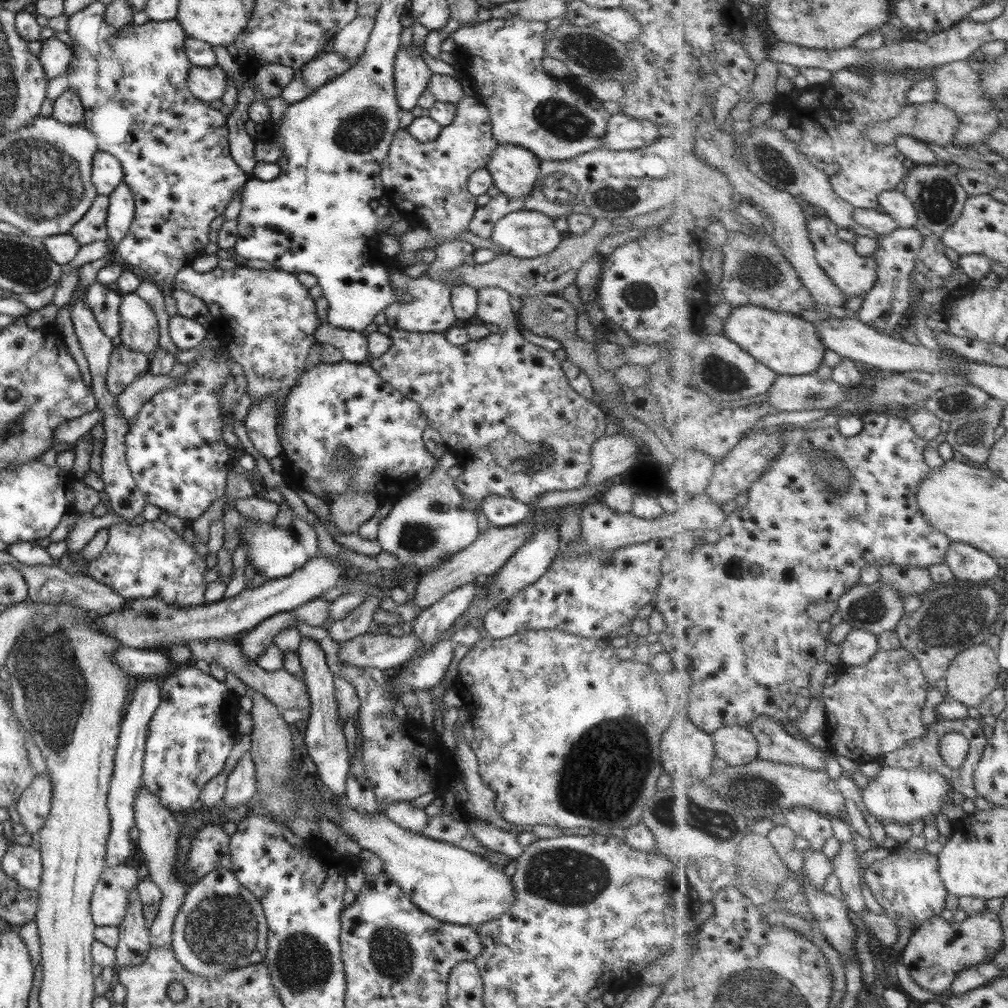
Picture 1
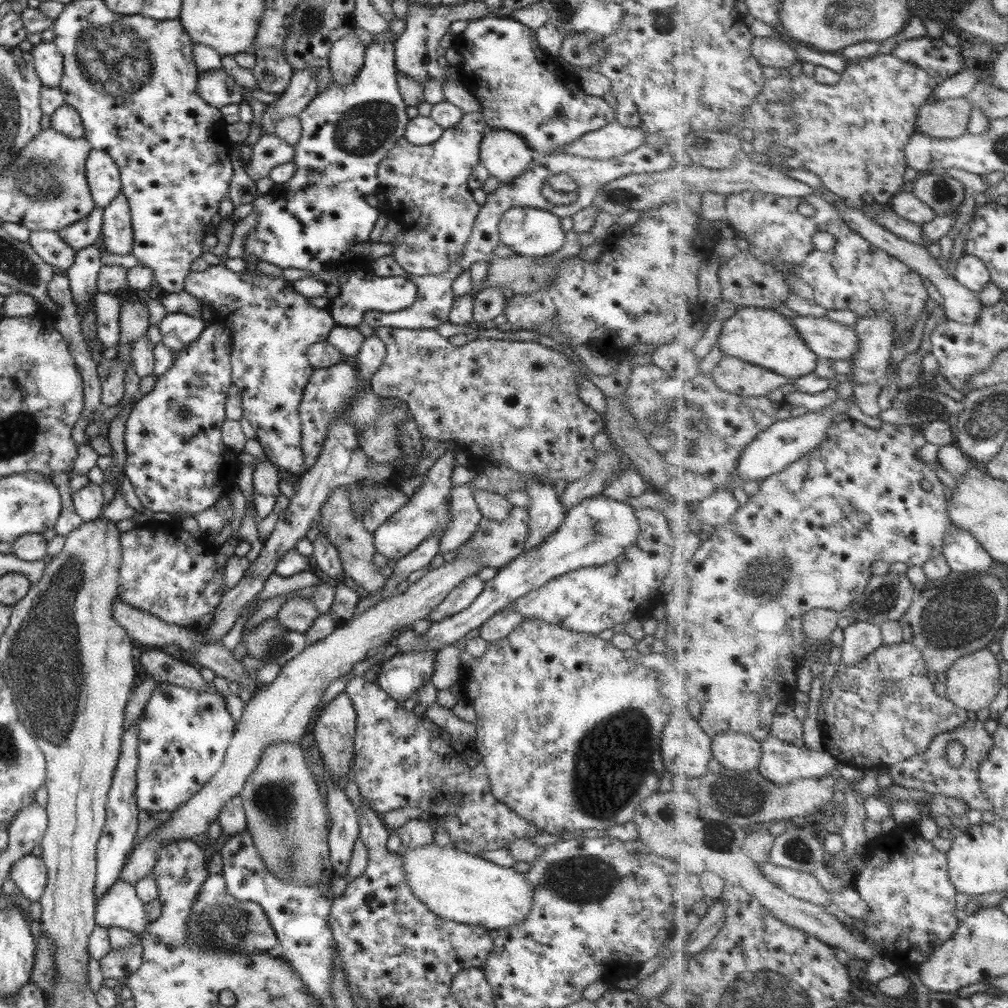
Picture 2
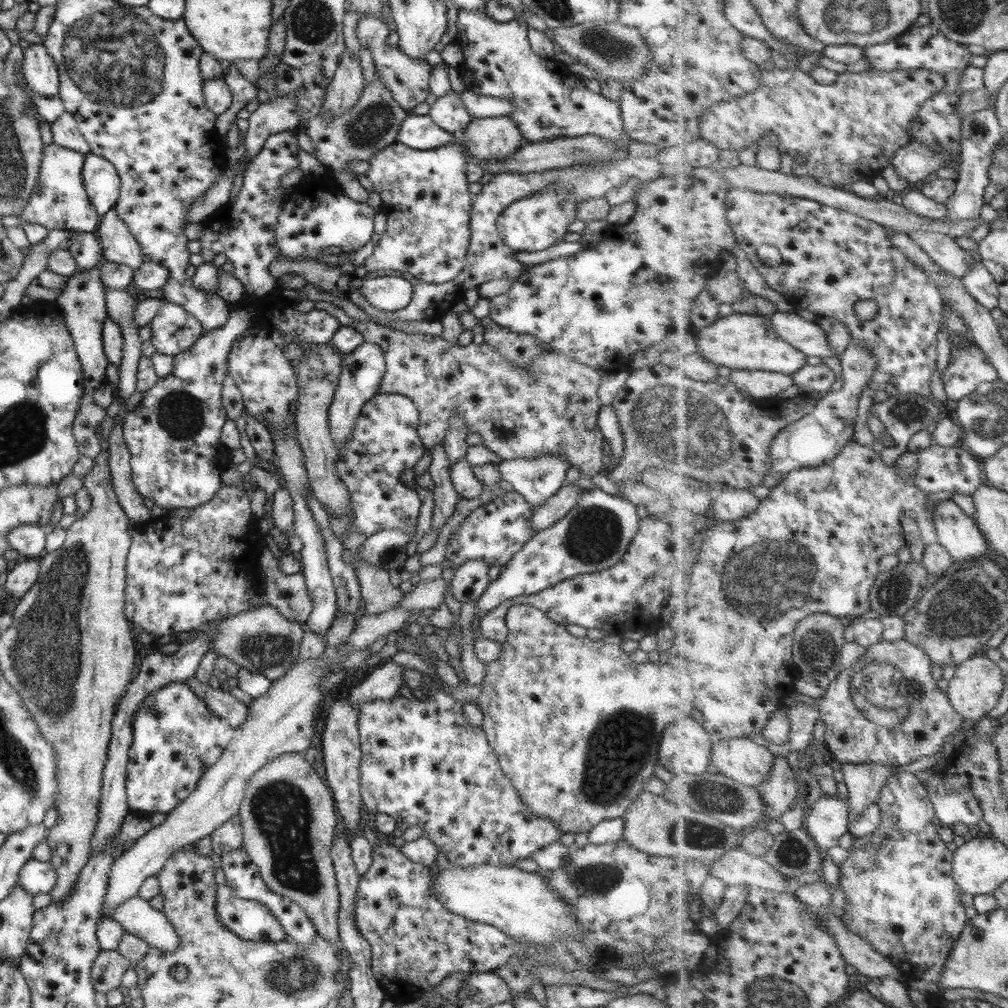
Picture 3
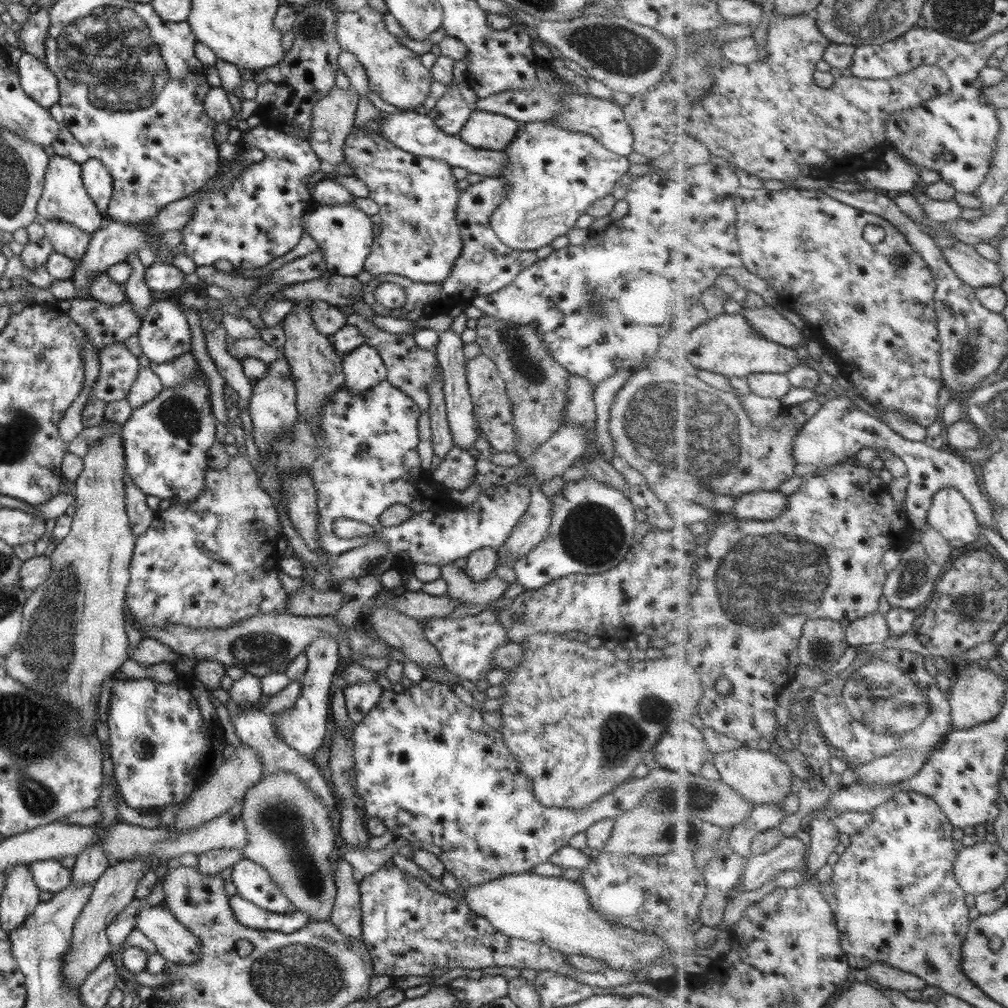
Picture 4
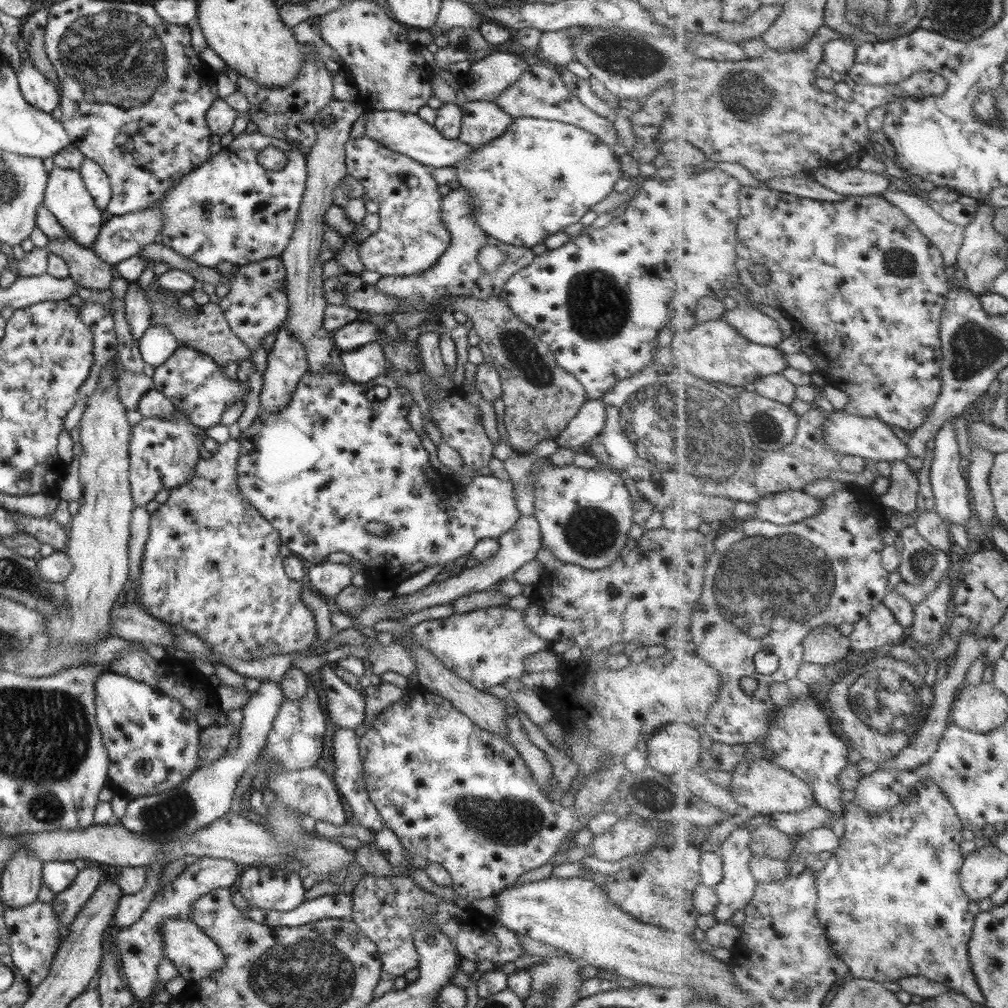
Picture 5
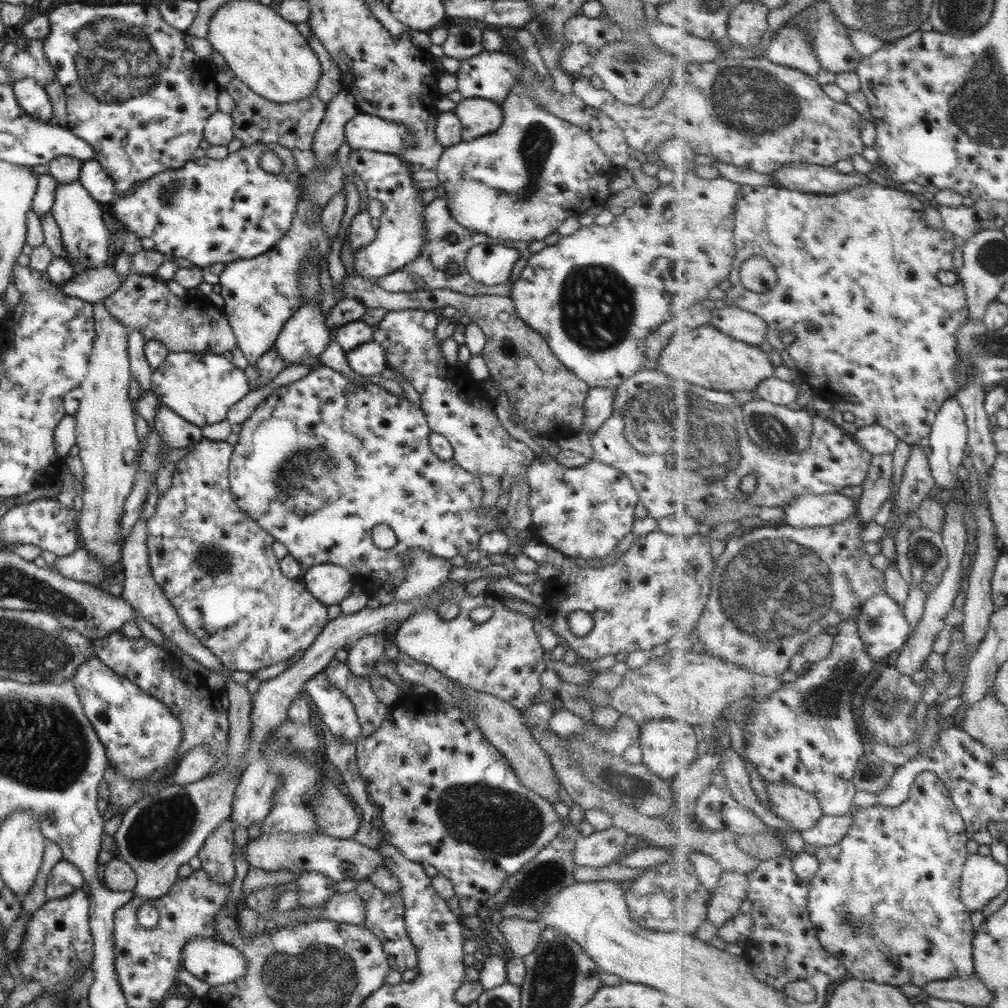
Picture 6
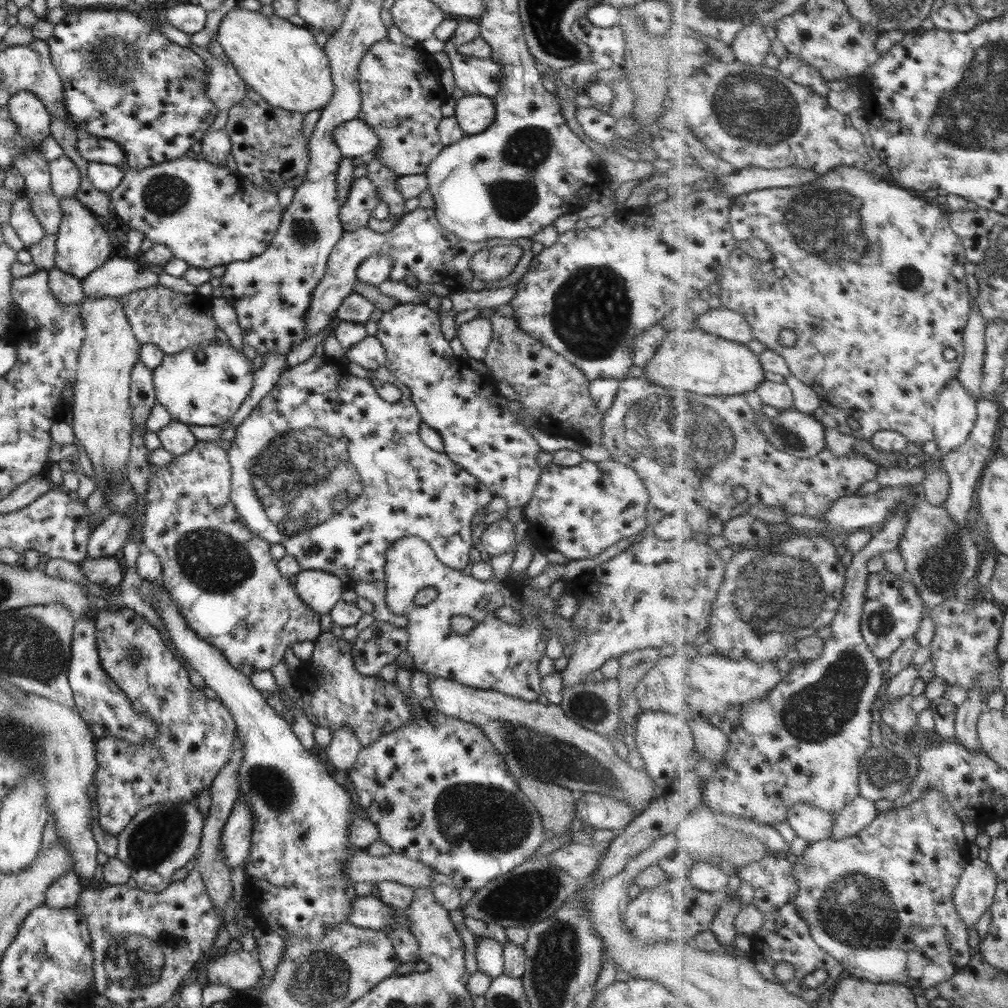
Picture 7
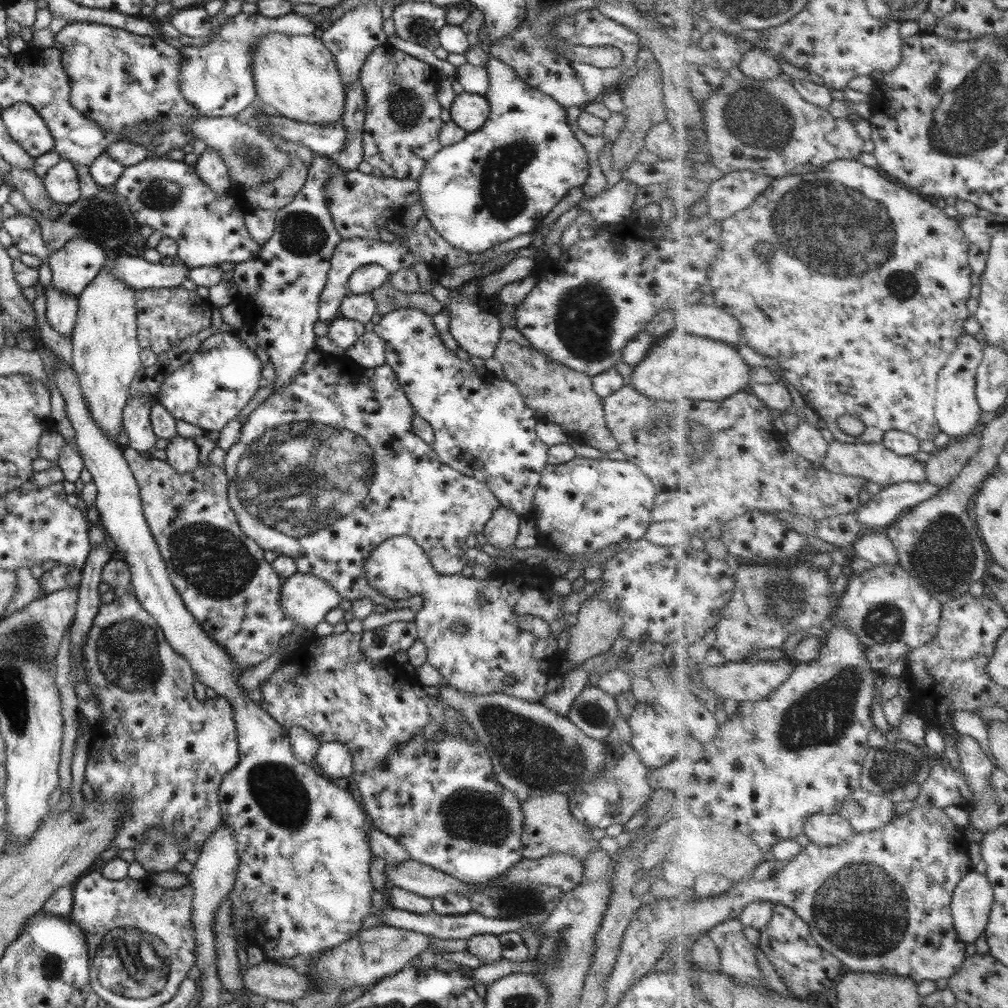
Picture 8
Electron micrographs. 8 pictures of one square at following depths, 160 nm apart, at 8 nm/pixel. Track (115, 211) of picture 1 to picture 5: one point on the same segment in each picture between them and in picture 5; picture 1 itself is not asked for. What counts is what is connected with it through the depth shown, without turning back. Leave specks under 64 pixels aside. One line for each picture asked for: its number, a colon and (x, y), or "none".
2: (116, 231)
3: (117, 244)
4: (137, 295)
5: (137, 312)

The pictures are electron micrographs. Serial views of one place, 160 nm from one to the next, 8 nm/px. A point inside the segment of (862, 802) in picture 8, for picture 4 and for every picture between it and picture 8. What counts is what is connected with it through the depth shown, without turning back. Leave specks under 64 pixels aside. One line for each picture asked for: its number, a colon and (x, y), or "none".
4: (790, 855)
5: (824, 839)
6: (830, 830)
7: (857, 816)

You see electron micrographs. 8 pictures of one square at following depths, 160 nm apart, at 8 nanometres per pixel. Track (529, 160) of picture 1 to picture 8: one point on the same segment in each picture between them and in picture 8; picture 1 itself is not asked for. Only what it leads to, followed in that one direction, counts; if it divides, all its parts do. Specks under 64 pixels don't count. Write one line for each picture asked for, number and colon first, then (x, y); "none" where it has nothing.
2: (505, 156)
3: (490, 139)
4: (484, 130)
5: (481, 121)
6: (477, 116)
7: (473, 113)
8: (468, 111)

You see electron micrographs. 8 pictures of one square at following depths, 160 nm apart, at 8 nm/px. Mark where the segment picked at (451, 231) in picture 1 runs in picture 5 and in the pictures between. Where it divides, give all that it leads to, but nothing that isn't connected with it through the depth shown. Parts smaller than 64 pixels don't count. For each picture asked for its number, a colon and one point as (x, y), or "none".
2: (426, 188)
3: (423, 194)
4: (418, 239)
5: (410, 238)

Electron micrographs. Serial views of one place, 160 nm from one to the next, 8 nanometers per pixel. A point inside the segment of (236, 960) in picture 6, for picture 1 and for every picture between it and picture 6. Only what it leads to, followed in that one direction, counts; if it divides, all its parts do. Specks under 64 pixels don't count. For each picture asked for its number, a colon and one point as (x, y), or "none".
1: (109, 900)
2: (119, 907)
3: (135, 915)
4: (172, 940)
5: (195, 956)

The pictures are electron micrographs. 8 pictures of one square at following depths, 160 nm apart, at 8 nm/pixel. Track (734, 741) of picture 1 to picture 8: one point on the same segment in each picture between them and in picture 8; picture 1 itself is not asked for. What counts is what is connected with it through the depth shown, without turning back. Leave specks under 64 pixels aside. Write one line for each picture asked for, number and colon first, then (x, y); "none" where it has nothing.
2: (736, 751)
3: (745, 761)
4: (761, 777)
5: (759, 787)
6: (802, 809)
7: (810, 822)
8: (826, 829)

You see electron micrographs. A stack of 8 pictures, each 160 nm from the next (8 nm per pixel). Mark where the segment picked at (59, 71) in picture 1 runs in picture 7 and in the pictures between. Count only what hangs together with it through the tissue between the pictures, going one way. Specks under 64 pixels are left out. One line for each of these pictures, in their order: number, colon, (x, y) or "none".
2: (47, 63)
3: (39, 72)
4: (37, 82)
5: (36, 90)
6: (32, 99)
7: (30, 118)

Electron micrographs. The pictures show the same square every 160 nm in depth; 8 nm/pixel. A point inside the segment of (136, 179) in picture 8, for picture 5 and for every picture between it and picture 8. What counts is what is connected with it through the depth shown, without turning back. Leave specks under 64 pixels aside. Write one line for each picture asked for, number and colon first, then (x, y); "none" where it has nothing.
5: (230, 208)
6: (209, 211)
7: (207, 216)

